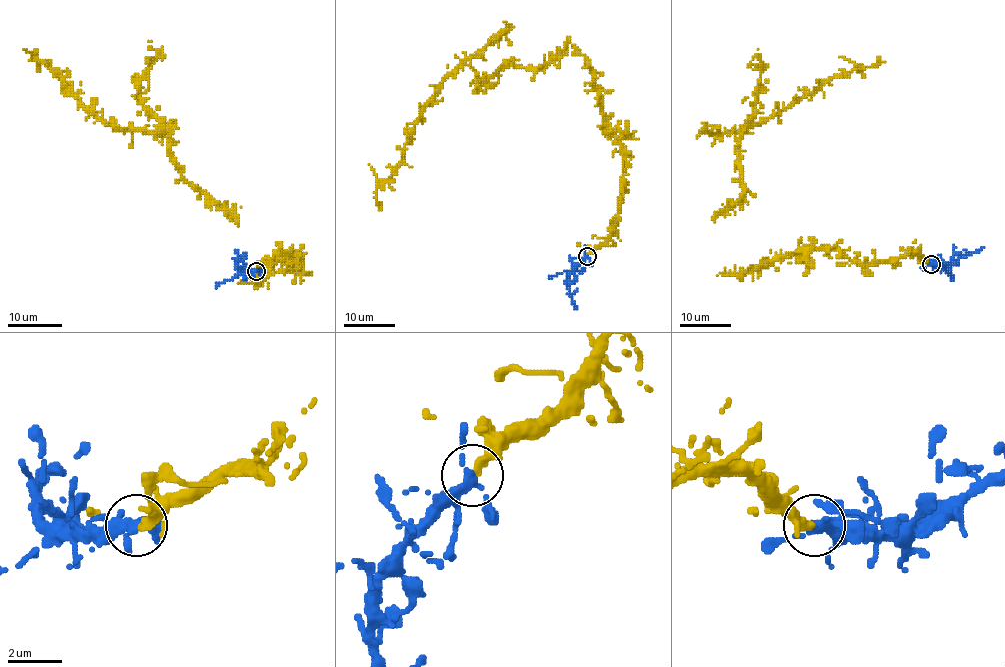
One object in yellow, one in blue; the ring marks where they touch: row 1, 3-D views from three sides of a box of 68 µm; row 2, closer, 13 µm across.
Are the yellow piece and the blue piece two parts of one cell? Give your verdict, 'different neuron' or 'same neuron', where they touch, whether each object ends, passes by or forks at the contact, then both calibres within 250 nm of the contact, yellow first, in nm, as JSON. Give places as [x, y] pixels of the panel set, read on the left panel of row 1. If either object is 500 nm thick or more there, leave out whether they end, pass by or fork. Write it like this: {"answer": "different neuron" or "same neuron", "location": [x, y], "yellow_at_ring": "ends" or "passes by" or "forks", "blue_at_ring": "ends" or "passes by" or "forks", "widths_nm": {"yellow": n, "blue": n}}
{"answer": "same neuron", "location": [256, 271], "yellow_at_ring": "passes by", "blue_at_ring": "forks", "widths_nm": {"yellow": 260, "blue": 260}}

